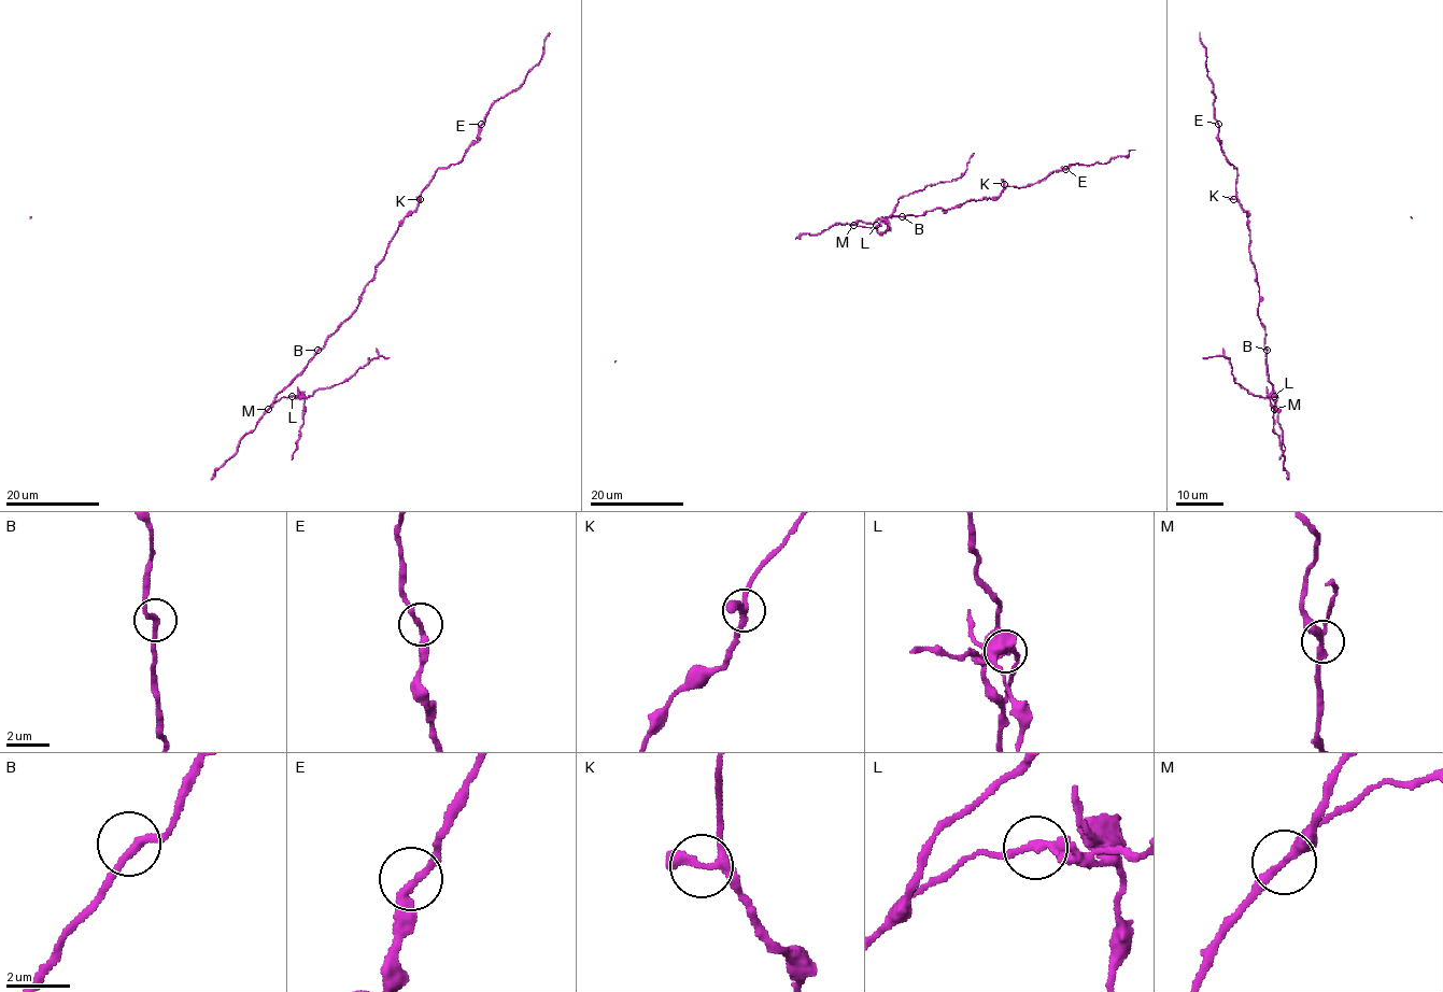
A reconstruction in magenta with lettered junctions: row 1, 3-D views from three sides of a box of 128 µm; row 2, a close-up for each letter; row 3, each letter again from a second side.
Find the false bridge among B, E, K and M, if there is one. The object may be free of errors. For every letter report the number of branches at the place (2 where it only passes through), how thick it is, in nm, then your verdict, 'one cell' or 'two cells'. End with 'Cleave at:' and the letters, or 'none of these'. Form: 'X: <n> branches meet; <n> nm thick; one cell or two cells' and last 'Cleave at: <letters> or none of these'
B: 2 branches meet; 240 nm thick; one cell
E: 2 branches meet; 280 nm thick; one cell
K: 3 branches meet; 240 nm thick; one cell
M: 3 branches meet; 260 nm thick; two cells
Cleave at: M

